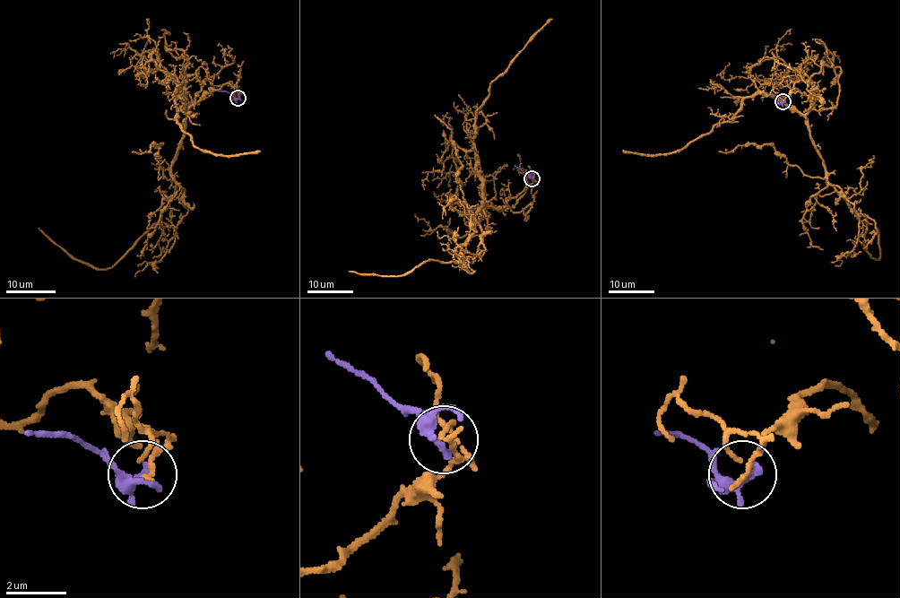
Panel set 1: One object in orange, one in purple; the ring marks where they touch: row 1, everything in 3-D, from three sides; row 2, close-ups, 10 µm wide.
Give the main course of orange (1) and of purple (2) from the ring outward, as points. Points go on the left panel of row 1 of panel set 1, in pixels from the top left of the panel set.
1: (238, 98), (239, 91), (224, 83), (187, 110), (171, 161), (175, 195), (109, 267), (73, 259), (38, 228)
2: (238, 98), (219, 90)

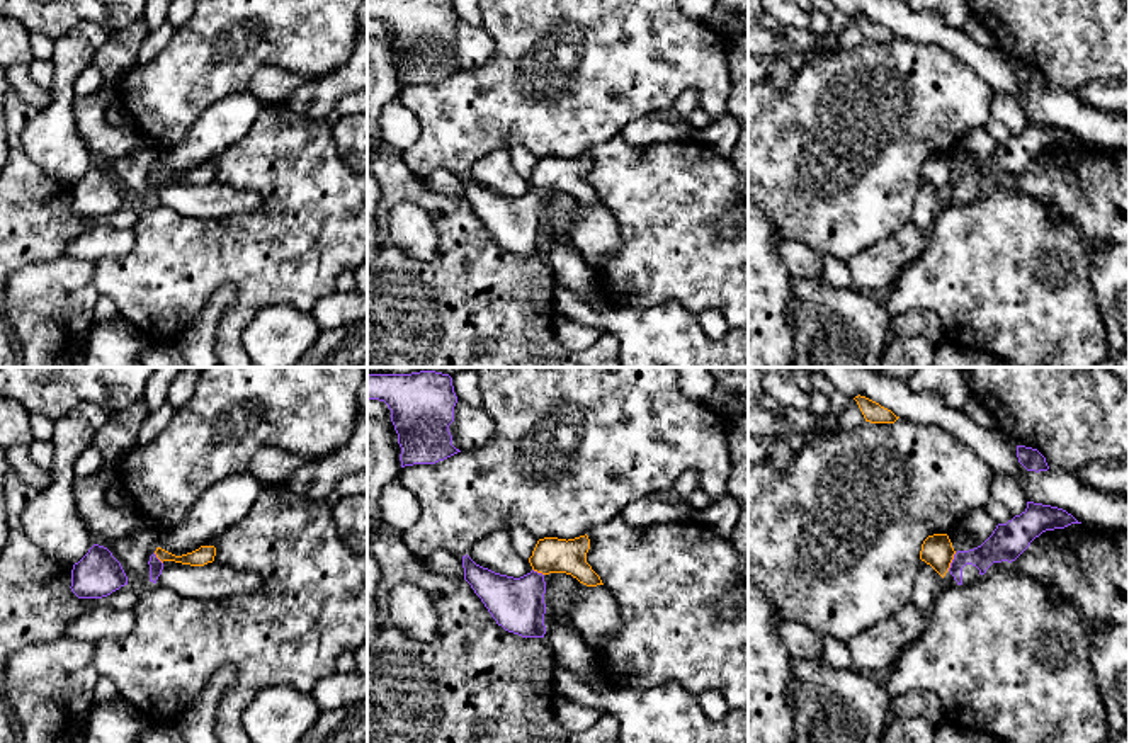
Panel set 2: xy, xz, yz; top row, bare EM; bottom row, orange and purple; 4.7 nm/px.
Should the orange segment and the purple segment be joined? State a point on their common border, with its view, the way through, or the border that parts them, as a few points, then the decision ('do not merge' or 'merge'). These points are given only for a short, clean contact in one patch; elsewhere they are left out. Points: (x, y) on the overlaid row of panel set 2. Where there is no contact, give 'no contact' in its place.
contact yz (951, 561); border yz (956, 553), (947, 570); do not merge

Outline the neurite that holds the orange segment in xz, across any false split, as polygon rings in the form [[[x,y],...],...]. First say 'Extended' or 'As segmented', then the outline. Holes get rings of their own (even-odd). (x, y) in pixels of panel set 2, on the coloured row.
As segmented. [[[587,534],[568,541],[544,537],[537,541],[529,563],[534,571],[542,575],[566,573],[587,587],[604,585],[600,576],[587,563],[588,549],[590,539]]]

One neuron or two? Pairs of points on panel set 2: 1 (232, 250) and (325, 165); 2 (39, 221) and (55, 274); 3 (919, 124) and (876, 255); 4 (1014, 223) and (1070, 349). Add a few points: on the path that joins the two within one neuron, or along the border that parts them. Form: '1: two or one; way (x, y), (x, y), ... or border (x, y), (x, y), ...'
1: one; way (255, 235), (301, 189)
2: two; border (65, 254), (55, 259), (22, 264), (17, 269)
3: two; border (910, 220), (890, 237), (871, 243), (847, 262)
4: one; way (1014, 254), (1021, 264), (1021, 289), (1044, 318)

